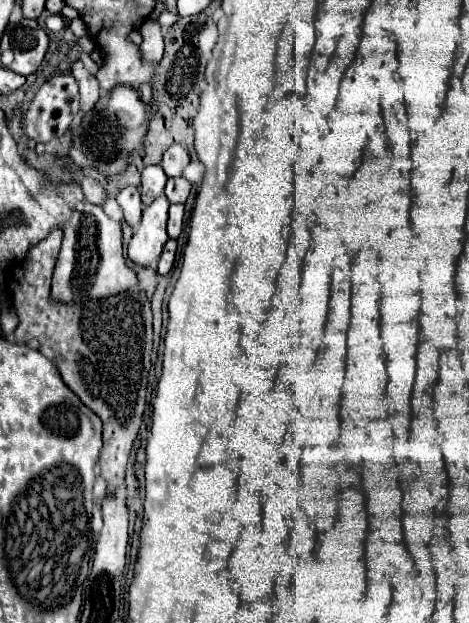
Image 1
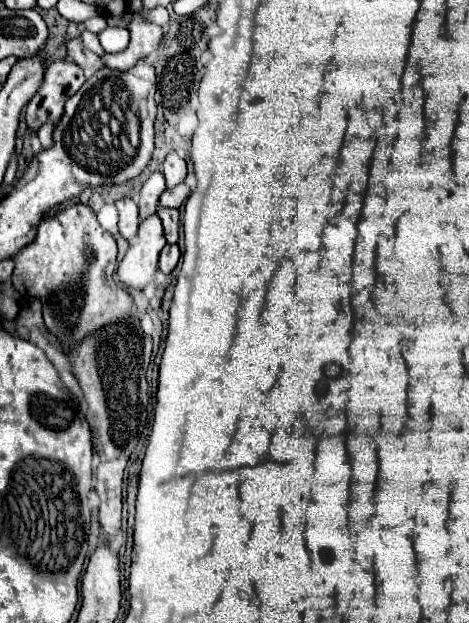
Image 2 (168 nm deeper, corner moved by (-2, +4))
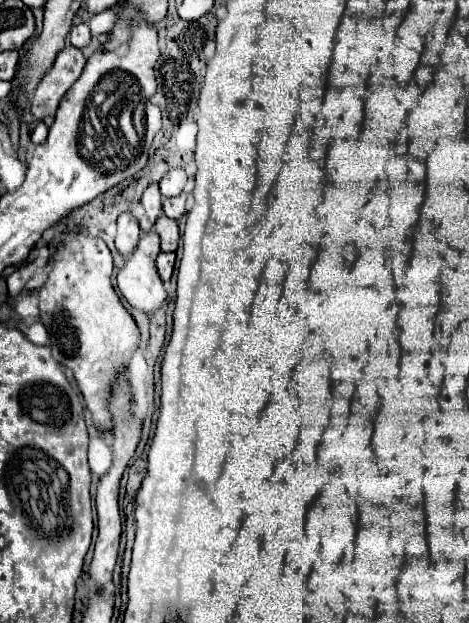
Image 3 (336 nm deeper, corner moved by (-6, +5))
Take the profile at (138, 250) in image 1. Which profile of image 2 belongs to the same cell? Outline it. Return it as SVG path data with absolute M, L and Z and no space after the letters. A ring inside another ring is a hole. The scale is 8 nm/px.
M158 213L142 219L134 243L130 243L130 249L118 265L118 279L122 285L144 289L158 271L158 257L164 245L166 237Z

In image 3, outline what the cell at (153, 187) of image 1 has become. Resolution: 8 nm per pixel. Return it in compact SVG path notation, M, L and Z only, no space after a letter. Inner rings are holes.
M152 184L150 188L146 188L146 192L142 194L142 206L144 206L146 214L140 220L140 228L144 232L150 232L152 226L154 226L154 222L156 222L156 218L162 212L162 194L160 194L158 184Z

